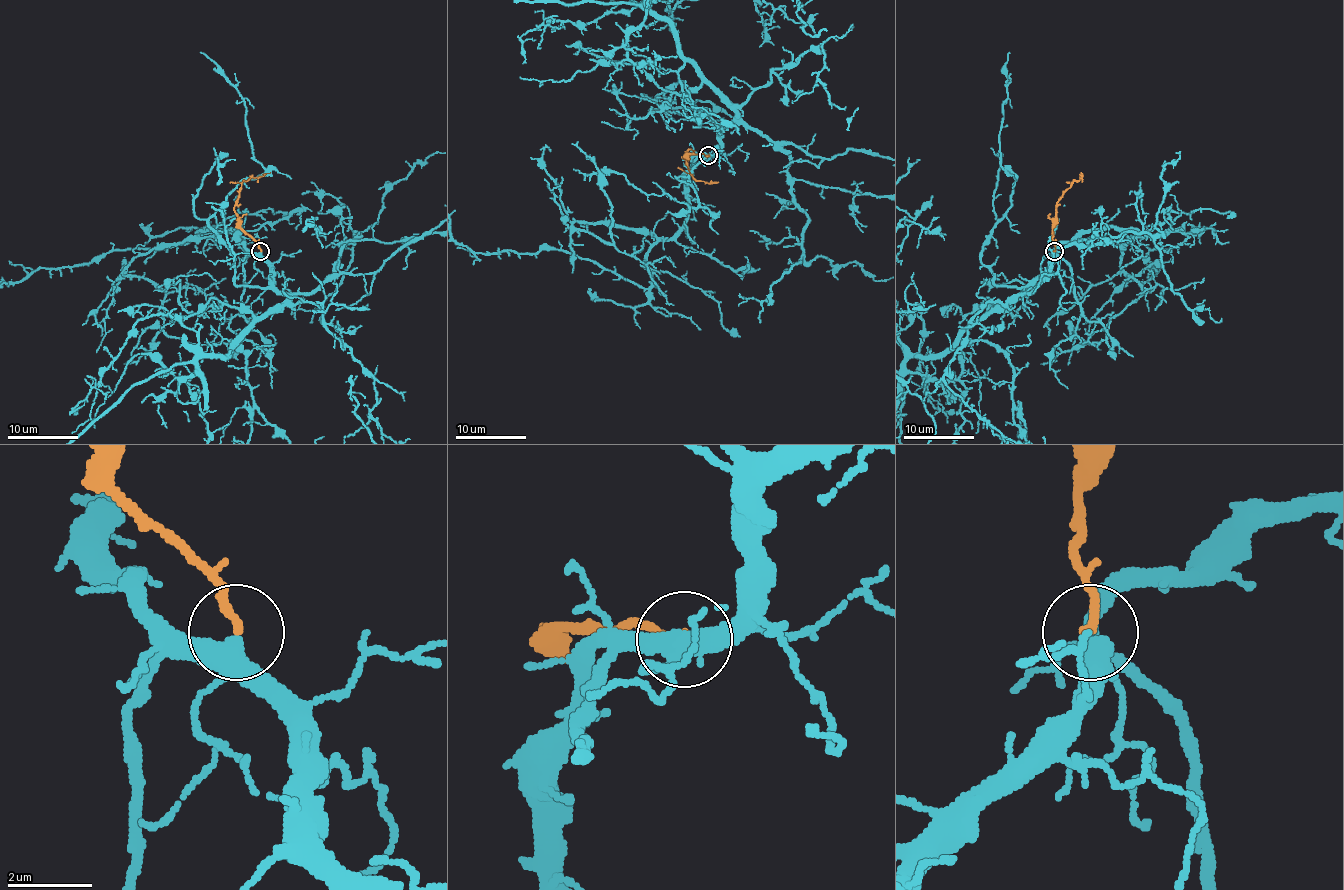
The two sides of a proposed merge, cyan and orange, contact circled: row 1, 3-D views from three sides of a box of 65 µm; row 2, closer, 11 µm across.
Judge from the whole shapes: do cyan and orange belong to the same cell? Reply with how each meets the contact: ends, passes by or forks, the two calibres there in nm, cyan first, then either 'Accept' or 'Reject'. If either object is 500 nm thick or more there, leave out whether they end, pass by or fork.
At the ring cyan forks. At the ring orange ends. Thickness 360 nm (cyan) against 200 nm. Accept

